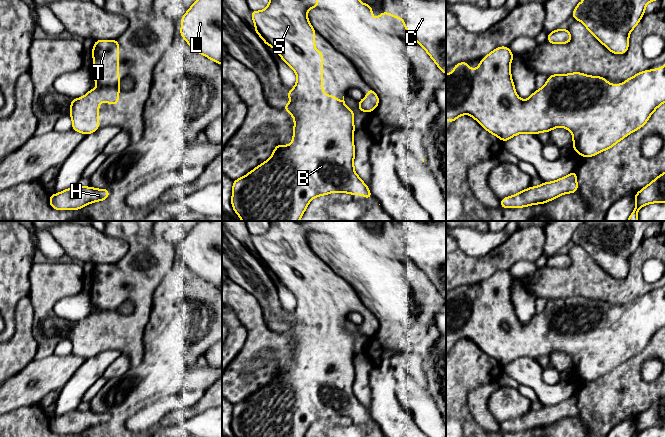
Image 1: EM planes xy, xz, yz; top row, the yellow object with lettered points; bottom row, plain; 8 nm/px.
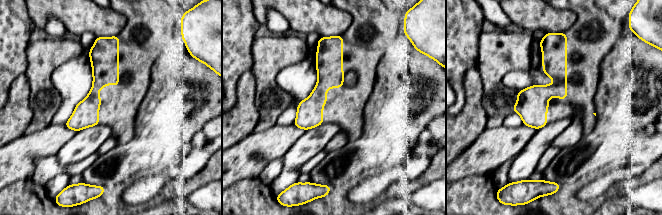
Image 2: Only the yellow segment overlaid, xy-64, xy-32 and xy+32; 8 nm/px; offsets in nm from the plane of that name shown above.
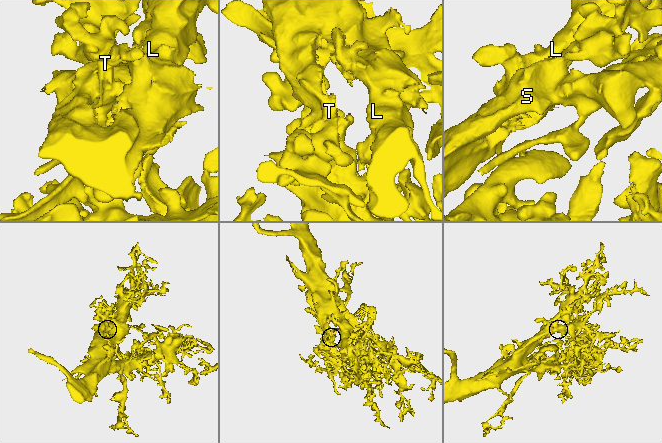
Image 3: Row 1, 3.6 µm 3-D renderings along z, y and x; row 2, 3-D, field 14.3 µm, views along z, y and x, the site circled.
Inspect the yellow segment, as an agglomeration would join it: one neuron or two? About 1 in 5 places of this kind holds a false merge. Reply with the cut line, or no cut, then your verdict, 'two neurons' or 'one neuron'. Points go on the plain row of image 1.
no cut | one neuron

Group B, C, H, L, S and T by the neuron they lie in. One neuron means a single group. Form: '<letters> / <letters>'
B C H L S T

